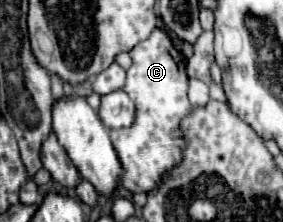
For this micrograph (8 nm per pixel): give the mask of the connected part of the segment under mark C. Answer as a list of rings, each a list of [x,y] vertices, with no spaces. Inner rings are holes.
[[[154,28],[146,40],[138,42],[130,50],[130,58],[132,66],[128,68],[124,92],[136,102],[136,120],[130,128],[110,130],[110,140],[124,166],[120,186],[130,192],[150,192],[160,182],[162,174],[182,158],[184,138],[178,132],[178,124],[192,108],[186,96],[186,58],[160,28]]]

